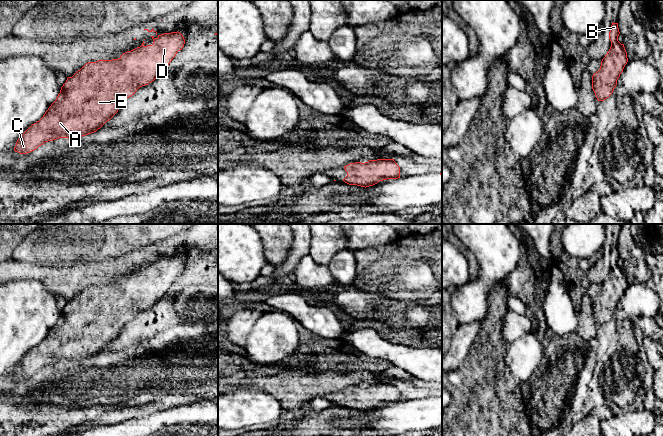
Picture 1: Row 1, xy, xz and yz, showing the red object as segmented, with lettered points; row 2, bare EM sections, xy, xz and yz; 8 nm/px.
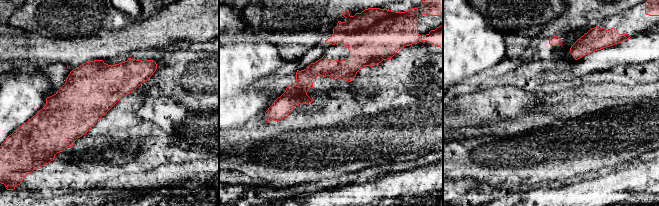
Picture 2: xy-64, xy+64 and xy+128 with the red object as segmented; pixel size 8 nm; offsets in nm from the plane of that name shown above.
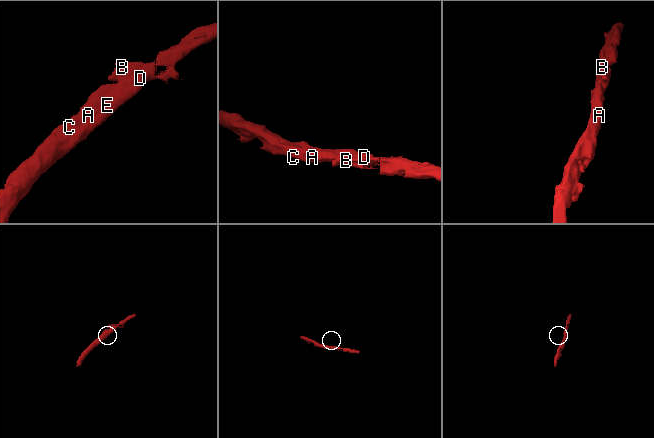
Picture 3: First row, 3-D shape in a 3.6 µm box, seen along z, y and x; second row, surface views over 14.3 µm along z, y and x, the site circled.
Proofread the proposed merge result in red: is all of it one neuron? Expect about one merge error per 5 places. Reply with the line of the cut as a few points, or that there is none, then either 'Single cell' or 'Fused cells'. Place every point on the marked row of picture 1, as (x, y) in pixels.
No split. Single cell

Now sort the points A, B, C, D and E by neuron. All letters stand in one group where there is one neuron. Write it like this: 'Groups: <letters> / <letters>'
Groups: A B C D E

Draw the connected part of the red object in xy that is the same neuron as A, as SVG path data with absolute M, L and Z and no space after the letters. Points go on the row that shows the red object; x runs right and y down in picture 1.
M154 32L158 37L151 36L154 41L152 45L145 46L143 41L140 47L123 53L118 59L86 63L72 77L68 77L43 117L18 138L14 151L27 154L45 142L58 138L74 139L100 129L118 112L127 98L158 78L184 47L185 39L180 32L161 35Z

